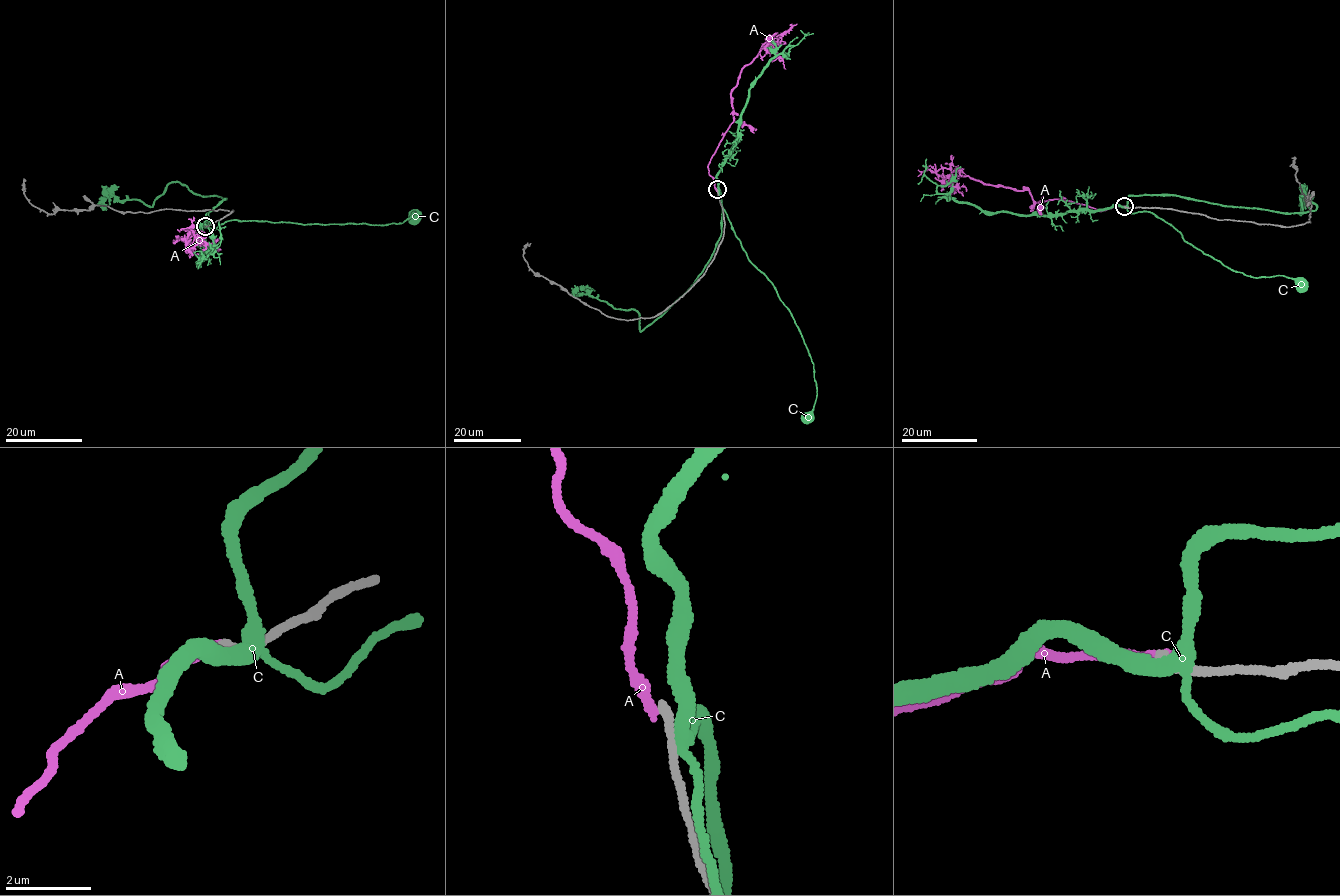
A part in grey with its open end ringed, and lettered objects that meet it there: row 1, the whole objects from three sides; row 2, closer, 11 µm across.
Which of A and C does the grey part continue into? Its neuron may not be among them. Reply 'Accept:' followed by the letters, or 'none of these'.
Accept: none of these

